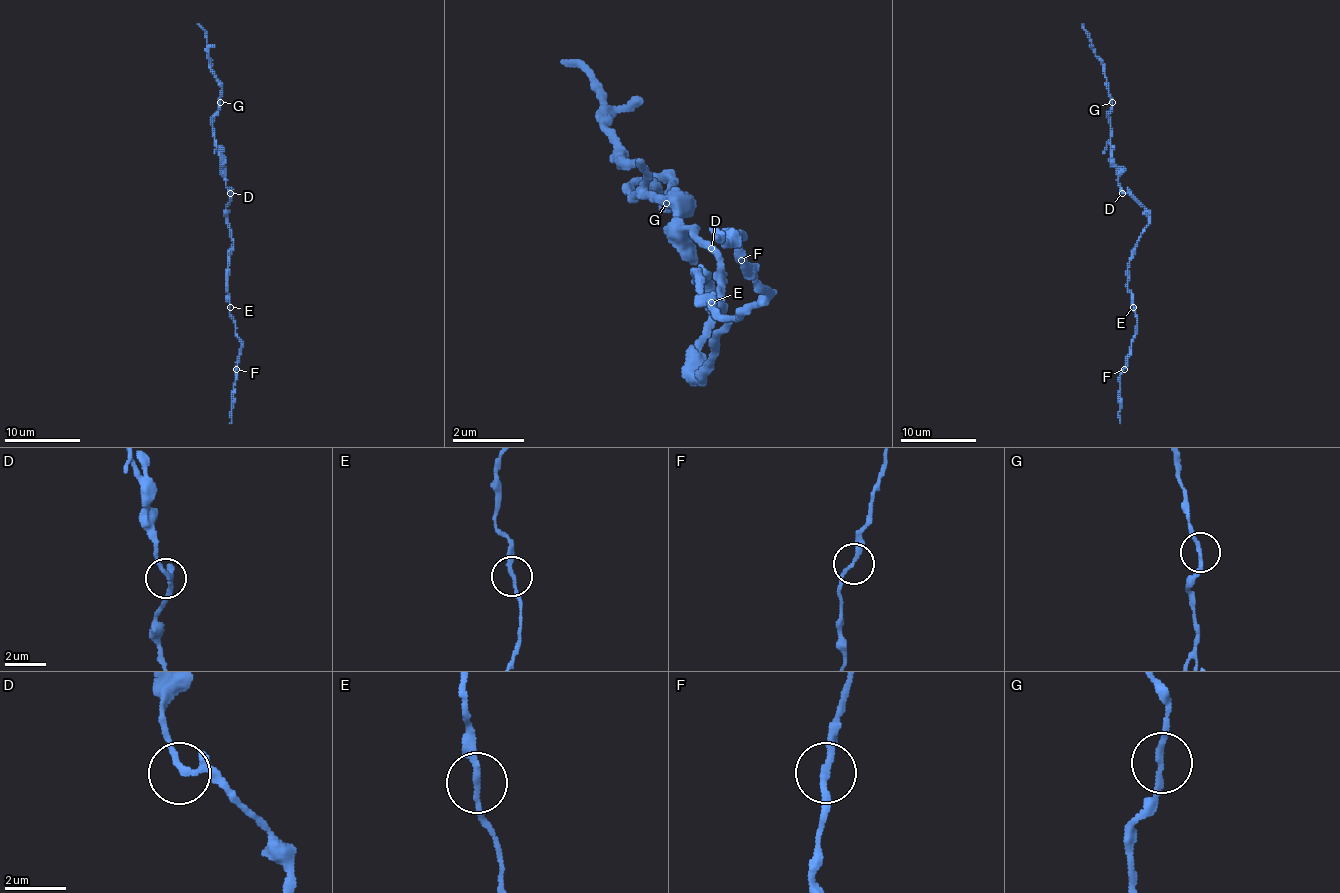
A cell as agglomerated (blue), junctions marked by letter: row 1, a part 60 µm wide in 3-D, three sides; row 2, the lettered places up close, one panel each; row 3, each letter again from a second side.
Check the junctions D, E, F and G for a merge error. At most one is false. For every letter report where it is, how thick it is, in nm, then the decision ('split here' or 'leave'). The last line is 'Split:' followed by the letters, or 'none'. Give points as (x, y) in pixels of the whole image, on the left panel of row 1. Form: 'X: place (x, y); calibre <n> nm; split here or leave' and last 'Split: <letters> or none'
D: place (230, 193); calibre 190 nm; leave
E: place (230, 307); calibre 200 nm; leave
F: place (236, 369); calibre 200 nm; leave
G: place (220, 102); calibre 180 nm; leave
Split: none

